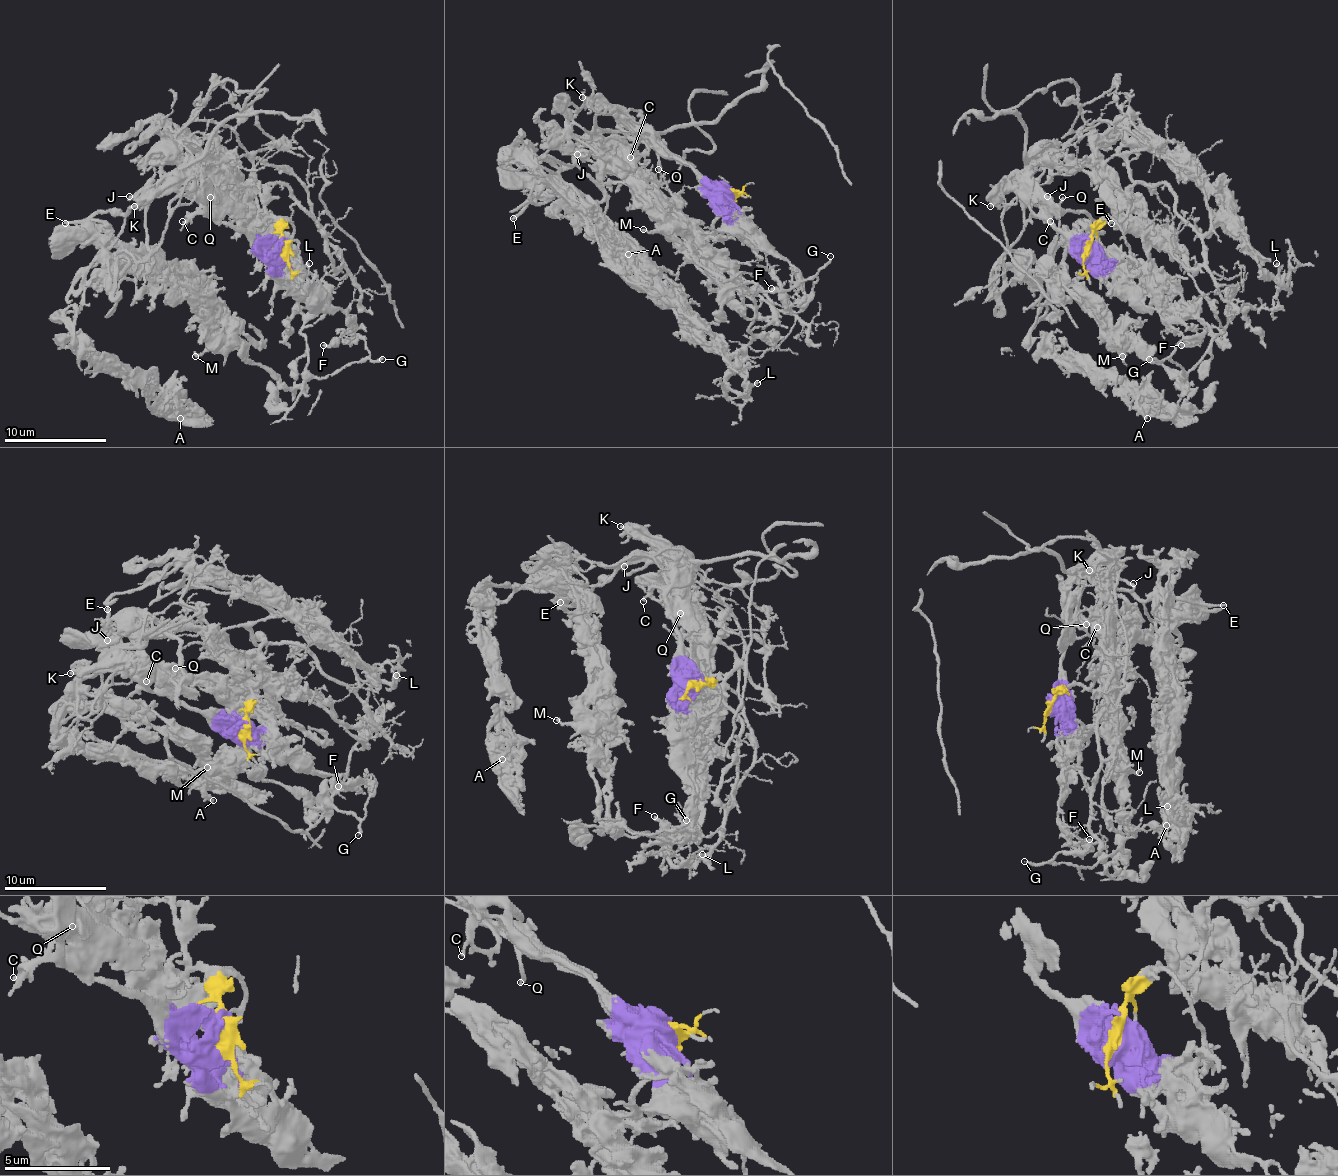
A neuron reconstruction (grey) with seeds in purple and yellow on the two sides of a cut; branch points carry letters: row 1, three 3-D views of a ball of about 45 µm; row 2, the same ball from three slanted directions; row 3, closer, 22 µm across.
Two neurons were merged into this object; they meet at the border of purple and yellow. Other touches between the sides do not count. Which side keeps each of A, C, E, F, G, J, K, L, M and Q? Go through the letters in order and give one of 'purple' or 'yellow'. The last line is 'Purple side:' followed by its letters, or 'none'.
A: purple
C: purple
E: purple
F: purple
G: purple
J: purple
K: purple
L: purple
M: purple
Q: purple
Purple side: A, C, E, F, G, J, K, L, M, Q

